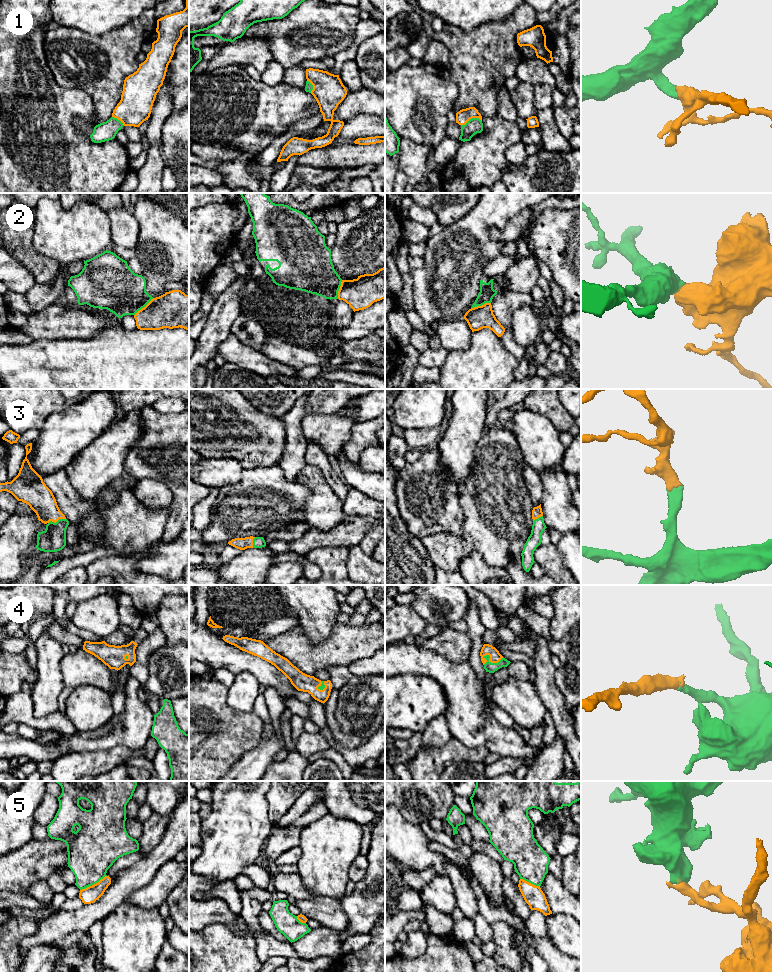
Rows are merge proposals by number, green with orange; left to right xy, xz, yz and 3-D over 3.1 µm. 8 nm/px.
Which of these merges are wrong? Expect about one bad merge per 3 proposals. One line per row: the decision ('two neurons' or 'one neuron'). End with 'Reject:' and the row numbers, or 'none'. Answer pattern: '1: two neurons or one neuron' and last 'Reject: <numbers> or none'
1: one neuron
2: two neurons
3: one neuron
4: one neuron
5: two neurons
Reject: 2, 5

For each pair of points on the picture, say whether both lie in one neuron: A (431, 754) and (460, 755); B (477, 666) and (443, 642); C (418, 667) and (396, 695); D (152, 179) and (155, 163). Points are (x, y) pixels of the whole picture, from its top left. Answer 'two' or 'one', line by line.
A: one
B: two
C: two
D: one

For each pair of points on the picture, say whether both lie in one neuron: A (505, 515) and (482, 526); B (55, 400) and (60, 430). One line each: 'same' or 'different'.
A: same
B: different

